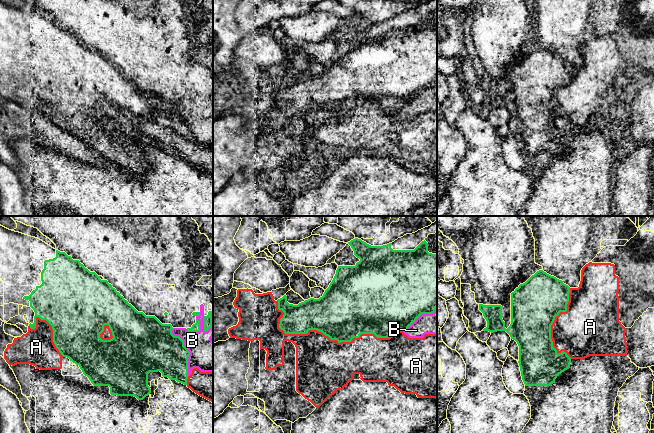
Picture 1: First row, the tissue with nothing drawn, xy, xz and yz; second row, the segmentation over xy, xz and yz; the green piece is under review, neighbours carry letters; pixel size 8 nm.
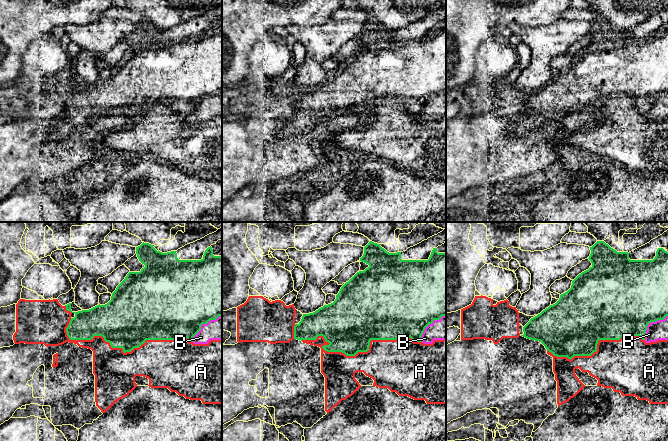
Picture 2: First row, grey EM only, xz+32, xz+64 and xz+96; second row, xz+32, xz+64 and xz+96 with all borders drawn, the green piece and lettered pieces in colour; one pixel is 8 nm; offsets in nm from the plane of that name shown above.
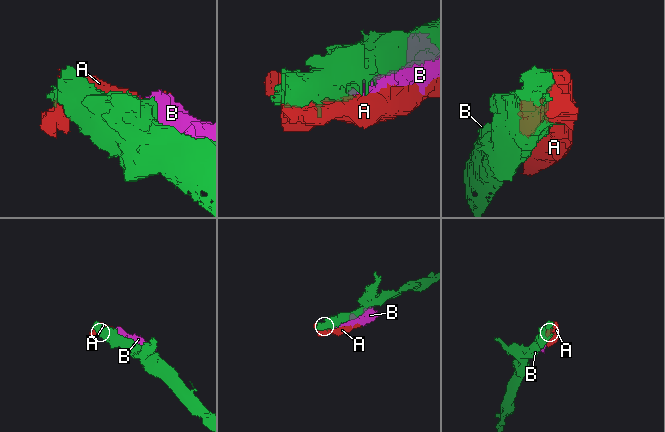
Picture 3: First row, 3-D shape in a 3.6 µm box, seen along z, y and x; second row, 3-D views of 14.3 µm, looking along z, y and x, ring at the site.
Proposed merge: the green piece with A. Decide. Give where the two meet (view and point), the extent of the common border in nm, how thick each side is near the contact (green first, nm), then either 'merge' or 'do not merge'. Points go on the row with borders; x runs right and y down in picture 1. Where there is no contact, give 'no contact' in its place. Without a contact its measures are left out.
meets green in xz at (327, 335); contact 1050 nm long; 440 nm thick on the green side, 440 nm on the other; do not merge

